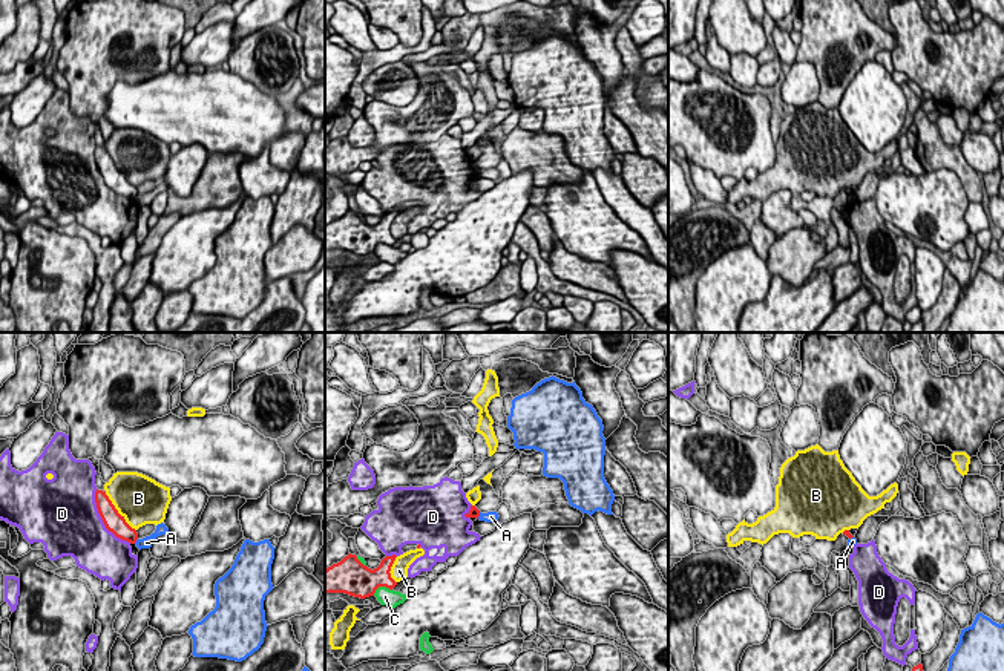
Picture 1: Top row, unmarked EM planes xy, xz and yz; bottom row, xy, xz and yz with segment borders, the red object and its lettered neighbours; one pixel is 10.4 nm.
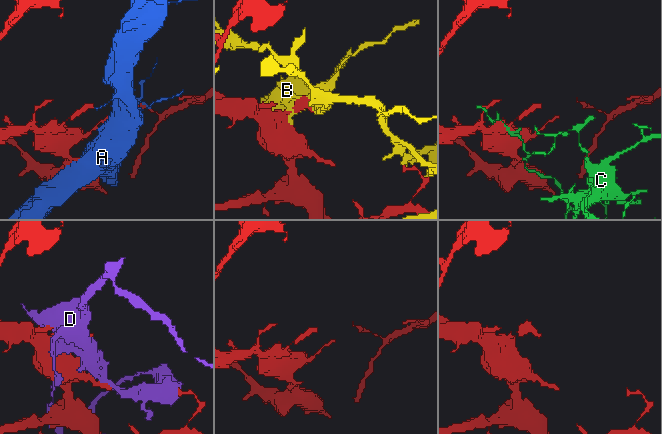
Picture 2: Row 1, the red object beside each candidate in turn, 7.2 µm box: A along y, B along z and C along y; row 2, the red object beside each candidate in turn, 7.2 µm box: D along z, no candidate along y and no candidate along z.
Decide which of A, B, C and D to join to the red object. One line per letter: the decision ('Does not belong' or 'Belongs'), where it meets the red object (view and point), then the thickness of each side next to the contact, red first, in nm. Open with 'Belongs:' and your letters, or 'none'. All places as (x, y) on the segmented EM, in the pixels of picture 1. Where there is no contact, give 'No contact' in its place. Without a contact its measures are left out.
Belongs: none
A: Does not belong. Touches red at xy (135, 541). Thickness 190 nm (red) against 130 nm
B: Does not belong. Touches red at xy (117, 512). Thickness 200 nm (red) against 480 nm
C: Does not belong. Touches red at xz (380, 585). Thickness 340 nm (red) against 180 nm
D: Does not belong. Touches red at xy (103, 521). Thickness 200 nm (red) against 480 nm

